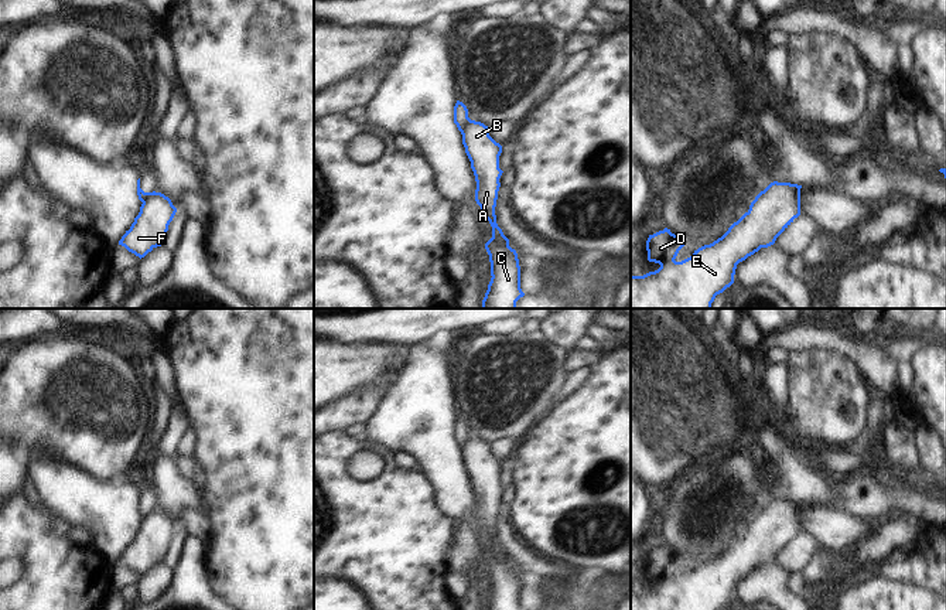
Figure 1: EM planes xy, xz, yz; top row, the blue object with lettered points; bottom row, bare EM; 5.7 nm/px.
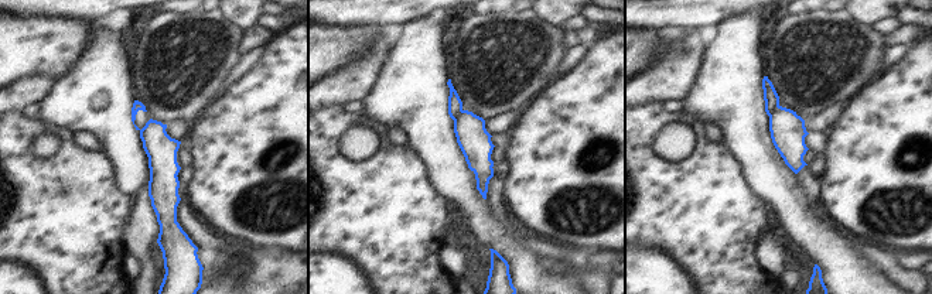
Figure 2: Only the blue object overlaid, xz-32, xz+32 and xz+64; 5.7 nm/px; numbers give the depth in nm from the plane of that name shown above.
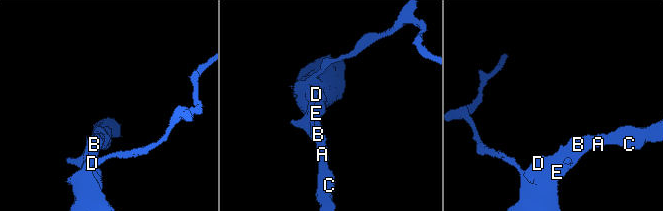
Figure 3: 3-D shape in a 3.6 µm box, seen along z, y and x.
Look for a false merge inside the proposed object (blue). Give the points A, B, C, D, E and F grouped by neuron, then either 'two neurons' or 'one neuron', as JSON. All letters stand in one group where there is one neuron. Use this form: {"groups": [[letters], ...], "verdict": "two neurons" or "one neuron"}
{"groups": [["A", "B", "C", "E", "F"], ["D"]], "verdict": "two neurons"}

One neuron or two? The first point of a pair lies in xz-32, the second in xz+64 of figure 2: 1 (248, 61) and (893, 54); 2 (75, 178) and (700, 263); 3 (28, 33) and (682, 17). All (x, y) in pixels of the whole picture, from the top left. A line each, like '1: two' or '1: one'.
1: one
2: one
3: two

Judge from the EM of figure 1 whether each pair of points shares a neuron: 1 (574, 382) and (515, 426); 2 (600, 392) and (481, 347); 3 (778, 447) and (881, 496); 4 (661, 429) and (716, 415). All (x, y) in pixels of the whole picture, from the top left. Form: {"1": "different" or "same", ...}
{"1": "different", "2": "different", "3": "same", "4": "same"}

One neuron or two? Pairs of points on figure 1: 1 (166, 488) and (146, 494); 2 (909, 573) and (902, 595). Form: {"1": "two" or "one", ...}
{"1": "two", "2": "two"}

